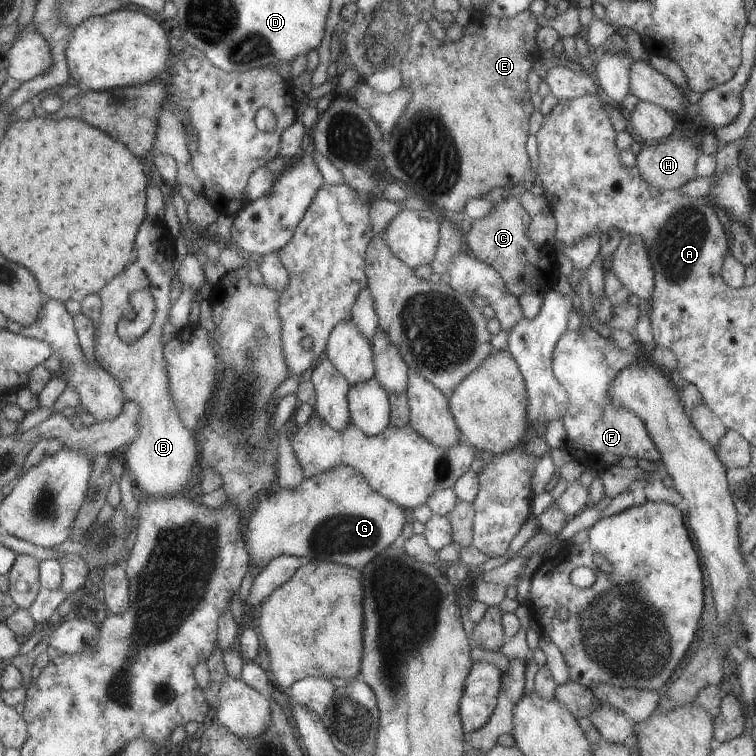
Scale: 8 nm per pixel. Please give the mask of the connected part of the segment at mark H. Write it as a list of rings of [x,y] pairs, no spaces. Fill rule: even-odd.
[[[682,136],[670,142],[643,144],[637,156],[638,171],[658,189],[680,189],[694,181],[700,148]]]

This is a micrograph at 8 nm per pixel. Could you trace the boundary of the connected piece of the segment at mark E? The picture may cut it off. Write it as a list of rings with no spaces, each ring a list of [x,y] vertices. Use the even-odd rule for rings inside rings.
[[[529,9],[514,18],[498,18],[481,11],[474,12],[464,30],[462,40],[442,42],[433,36],[425,21],[414,26],[409,52],[400,63],[403,85],[412,90],[413,98],[397,123],[398,128],[389,136],[390,152],[383,158],[392,177],[442,215],[464,213],[470,200],[482,199],[495,188],[512,189],[519,185],[531,194],[545,194],[537,174],[532,172],[526,150],[535,110],[527,77],[541,54],[537,46],[538,20]]]

